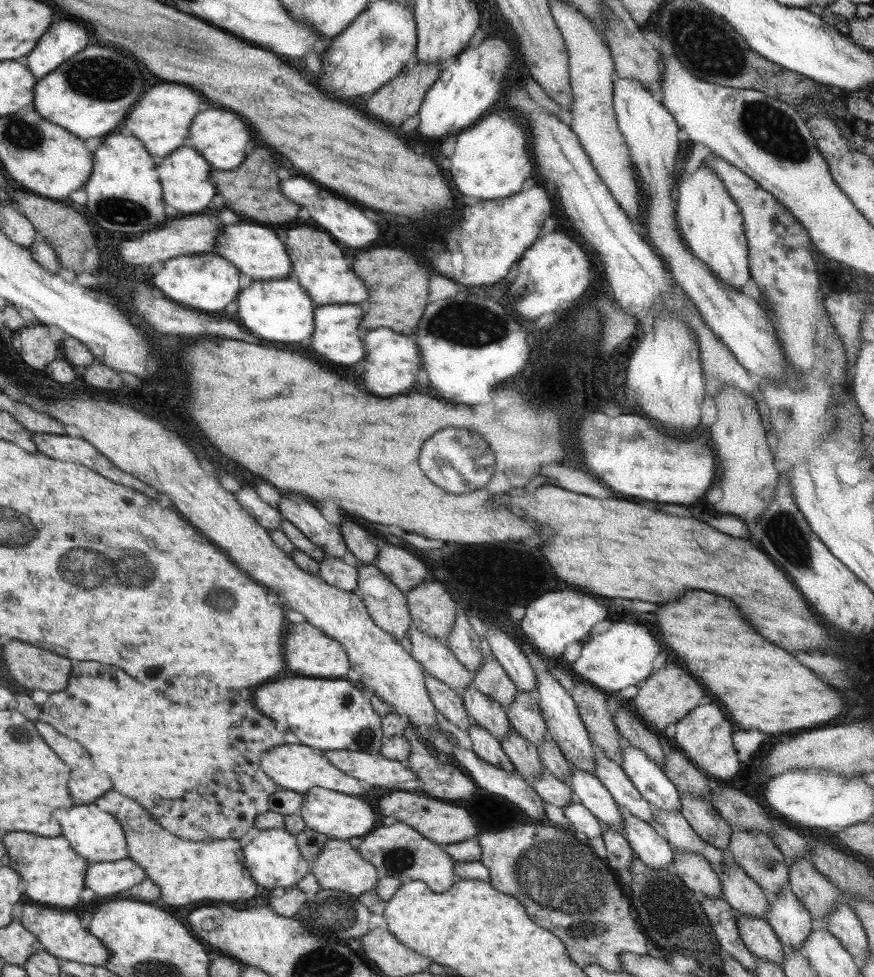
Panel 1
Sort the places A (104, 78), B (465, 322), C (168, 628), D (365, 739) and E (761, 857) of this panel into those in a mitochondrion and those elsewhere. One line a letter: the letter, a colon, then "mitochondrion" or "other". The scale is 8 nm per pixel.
A: mitochondrion
B: mitochondrion
C: other
D: mitochondrion
E: mitochondrion

